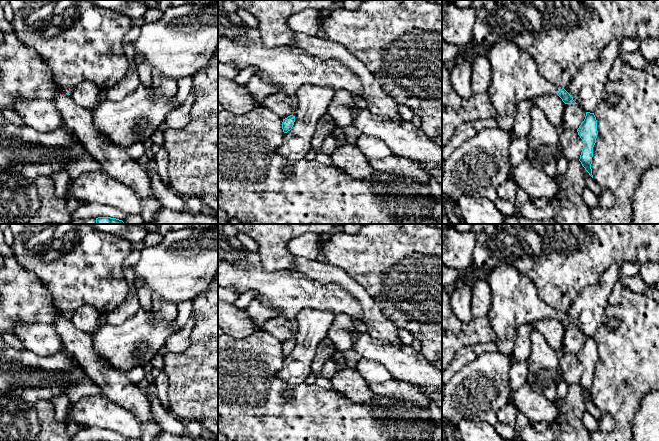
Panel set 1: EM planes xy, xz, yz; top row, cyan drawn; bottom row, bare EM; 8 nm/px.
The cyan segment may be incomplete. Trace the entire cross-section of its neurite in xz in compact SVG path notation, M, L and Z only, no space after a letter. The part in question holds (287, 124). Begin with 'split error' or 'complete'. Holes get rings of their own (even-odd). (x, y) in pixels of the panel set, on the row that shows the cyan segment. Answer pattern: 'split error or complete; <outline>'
split error; M218 0L218 61L239 69L254 67L256 77L279 88L292 103L292 114L283 119L284 133L295 122L297 90L305 85L327 86L361 96L362 84L342 62L321 60L296 46L267 47L257 28L247 26L236 13L228 12Z

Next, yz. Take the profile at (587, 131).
complete; M586 112L585 119L577 129L577 132L583 141L583 149L579 161L589 175L593 178L591 164L593 147L596 143L596 138L598 135L597 120L594 113Z

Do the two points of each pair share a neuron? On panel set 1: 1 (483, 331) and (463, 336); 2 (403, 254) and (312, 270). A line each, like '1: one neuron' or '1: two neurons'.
1: one neuron
2: two neurons

